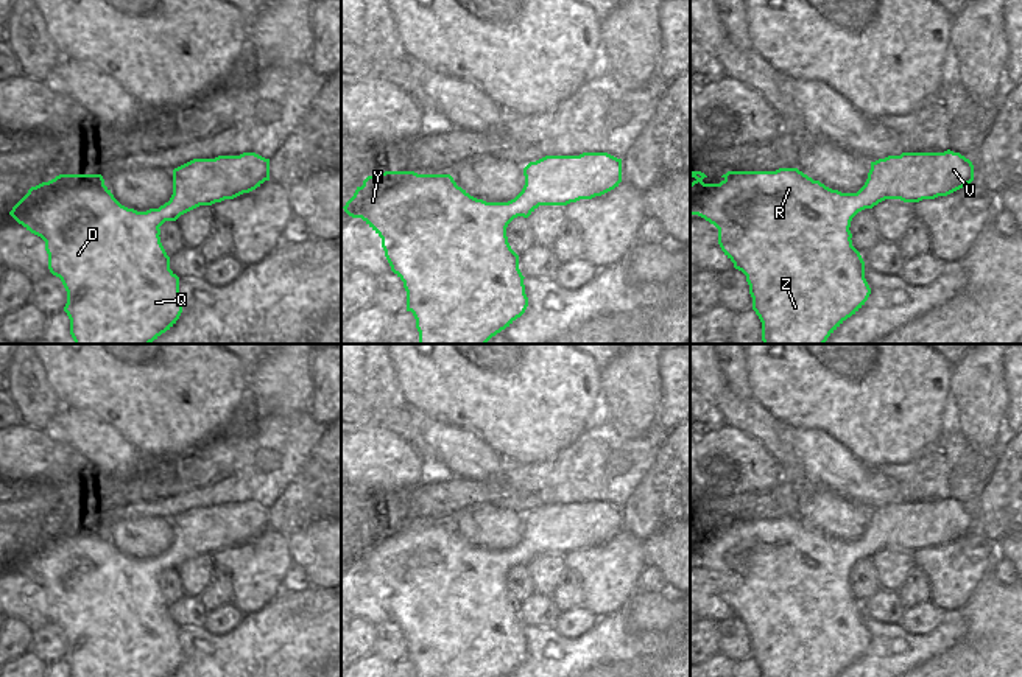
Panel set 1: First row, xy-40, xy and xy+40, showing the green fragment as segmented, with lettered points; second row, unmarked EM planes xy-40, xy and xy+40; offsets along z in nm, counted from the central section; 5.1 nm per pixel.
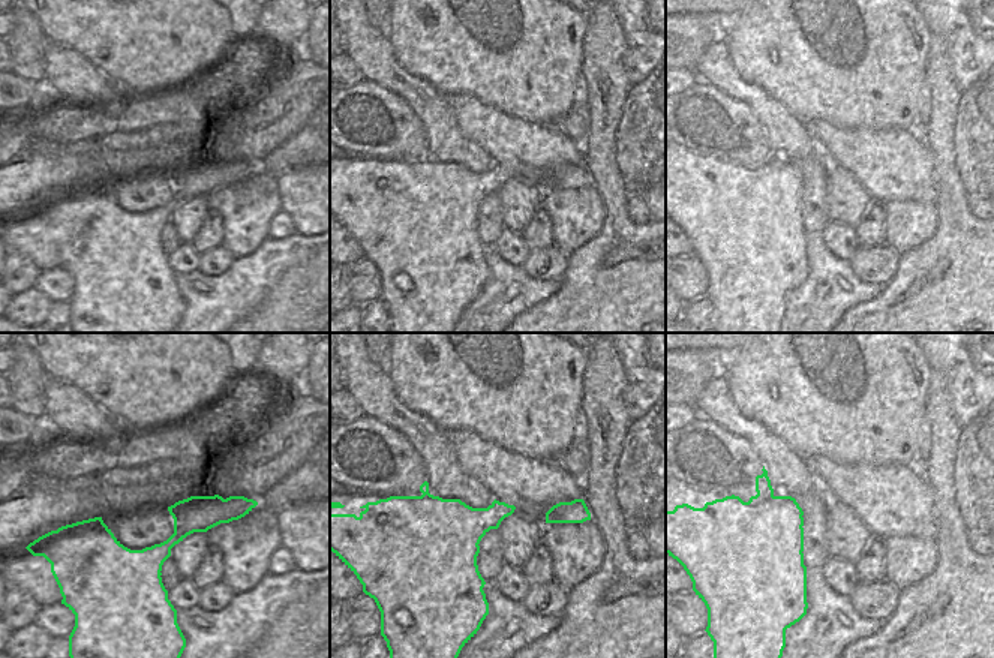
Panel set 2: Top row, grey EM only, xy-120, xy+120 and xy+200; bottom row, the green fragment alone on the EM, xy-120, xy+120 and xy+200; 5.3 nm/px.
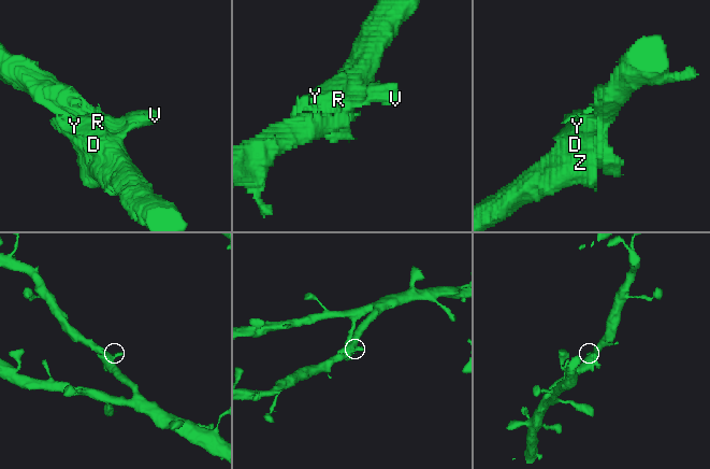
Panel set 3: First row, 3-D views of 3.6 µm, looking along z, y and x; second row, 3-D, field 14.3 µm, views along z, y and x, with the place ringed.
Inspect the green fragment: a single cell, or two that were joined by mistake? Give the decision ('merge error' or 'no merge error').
no merge error

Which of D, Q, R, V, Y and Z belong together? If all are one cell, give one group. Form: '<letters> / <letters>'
D Q R V Y Z

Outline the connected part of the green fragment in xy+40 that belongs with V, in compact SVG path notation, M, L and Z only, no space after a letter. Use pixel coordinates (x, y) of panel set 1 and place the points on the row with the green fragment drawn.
M902 153L871 162L865 185L857 193L841 193L813 181L798 168L776 171L728 171L720 184L704 184L701 171L692 171L690 215L698 215L718 229L718 244L734 268L746 275L752 310L762 322L763 344L824 344L827 338L868 300L865 261L852 246L852 218L885 199L919 202L947 196L974 181L974 165L960 153Z

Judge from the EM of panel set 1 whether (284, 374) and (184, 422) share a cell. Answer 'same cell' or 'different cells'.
different cells

